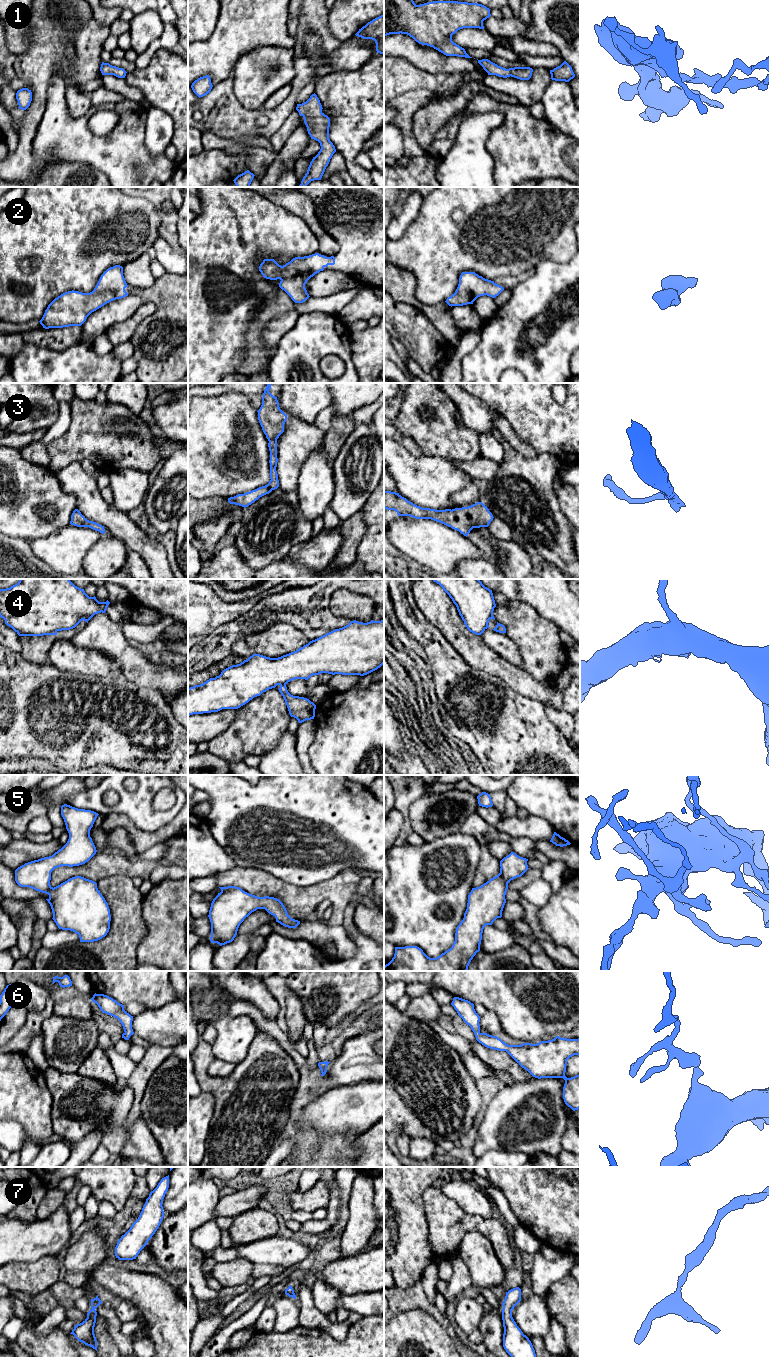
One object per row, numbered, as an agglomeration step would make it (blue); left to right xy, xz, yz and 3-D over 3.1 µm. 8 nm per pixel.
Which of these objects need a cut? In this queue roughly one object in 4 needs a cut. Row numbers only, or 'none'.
4

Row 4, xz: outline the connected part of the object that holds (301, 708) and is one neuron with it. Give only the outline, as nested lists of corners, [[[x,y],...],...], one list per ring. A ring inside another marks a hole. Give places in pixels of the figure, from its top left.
[[[284,684],[280,685],[278,690],[285,700],[291,717],[296,718],[299,723],[314,719],[316,705],[313,702],[304,697],[291,695]]]

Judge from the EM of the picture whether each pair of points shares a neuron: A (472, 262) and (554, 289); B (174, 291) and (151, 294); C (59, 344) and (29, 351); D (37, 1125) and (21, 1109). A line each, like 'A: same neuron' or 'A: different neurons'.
A: different neurons
B: same neuron
C: different neurons
D: same neuron

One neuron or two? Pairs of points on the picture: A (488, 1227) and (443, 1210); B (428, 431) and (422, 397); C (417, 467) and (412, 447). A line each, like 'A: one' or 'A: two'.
A: one
B: one
C: two

